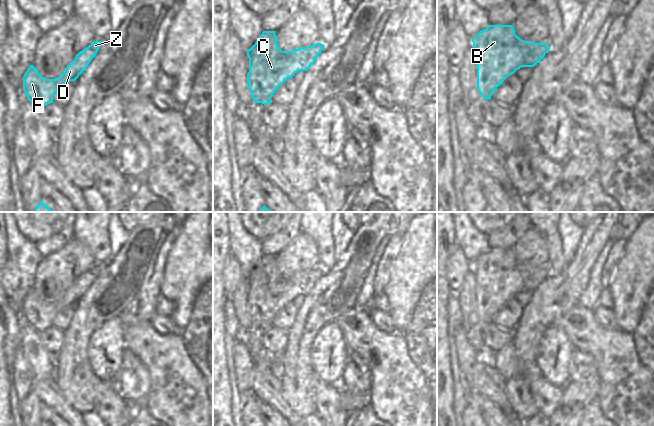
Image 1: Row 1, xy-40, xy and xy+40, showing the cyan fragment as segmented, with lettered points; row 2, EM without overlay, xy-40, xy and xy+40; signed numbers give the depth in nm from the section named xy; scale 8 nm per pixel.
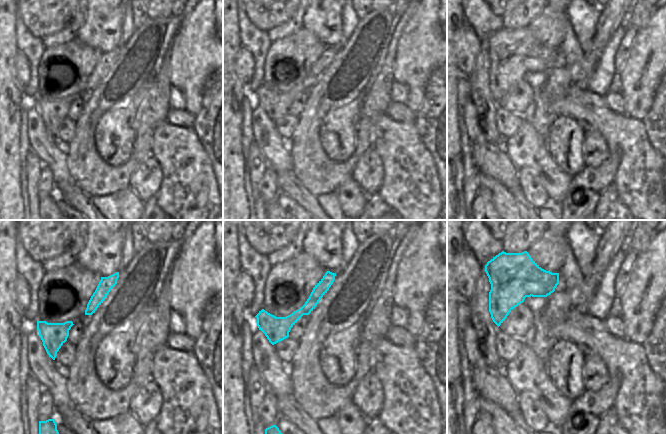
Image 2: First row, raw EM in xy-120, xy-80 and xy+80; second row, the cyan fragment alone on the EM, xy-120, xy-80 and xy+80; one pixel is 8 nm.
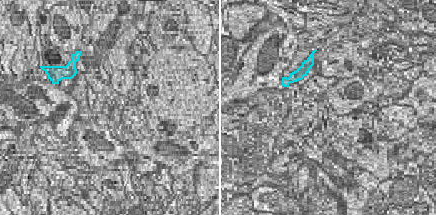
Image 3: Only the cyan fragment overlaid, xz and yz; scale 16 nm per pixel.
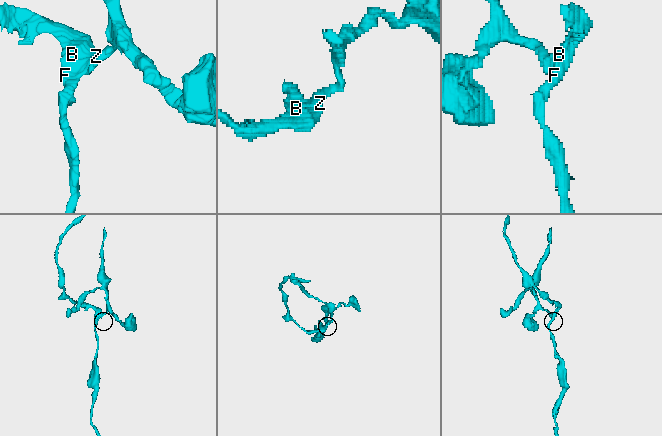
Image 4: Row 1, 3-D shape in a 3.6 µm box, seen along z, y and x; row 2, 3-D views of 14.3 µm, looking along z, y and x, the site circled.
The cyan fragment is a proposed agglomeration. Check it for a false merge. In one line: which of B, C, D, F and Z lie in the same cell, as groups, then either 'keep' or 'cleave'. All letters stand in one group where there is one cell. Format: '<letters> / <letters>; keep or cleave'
B C F / D Z; cleave

